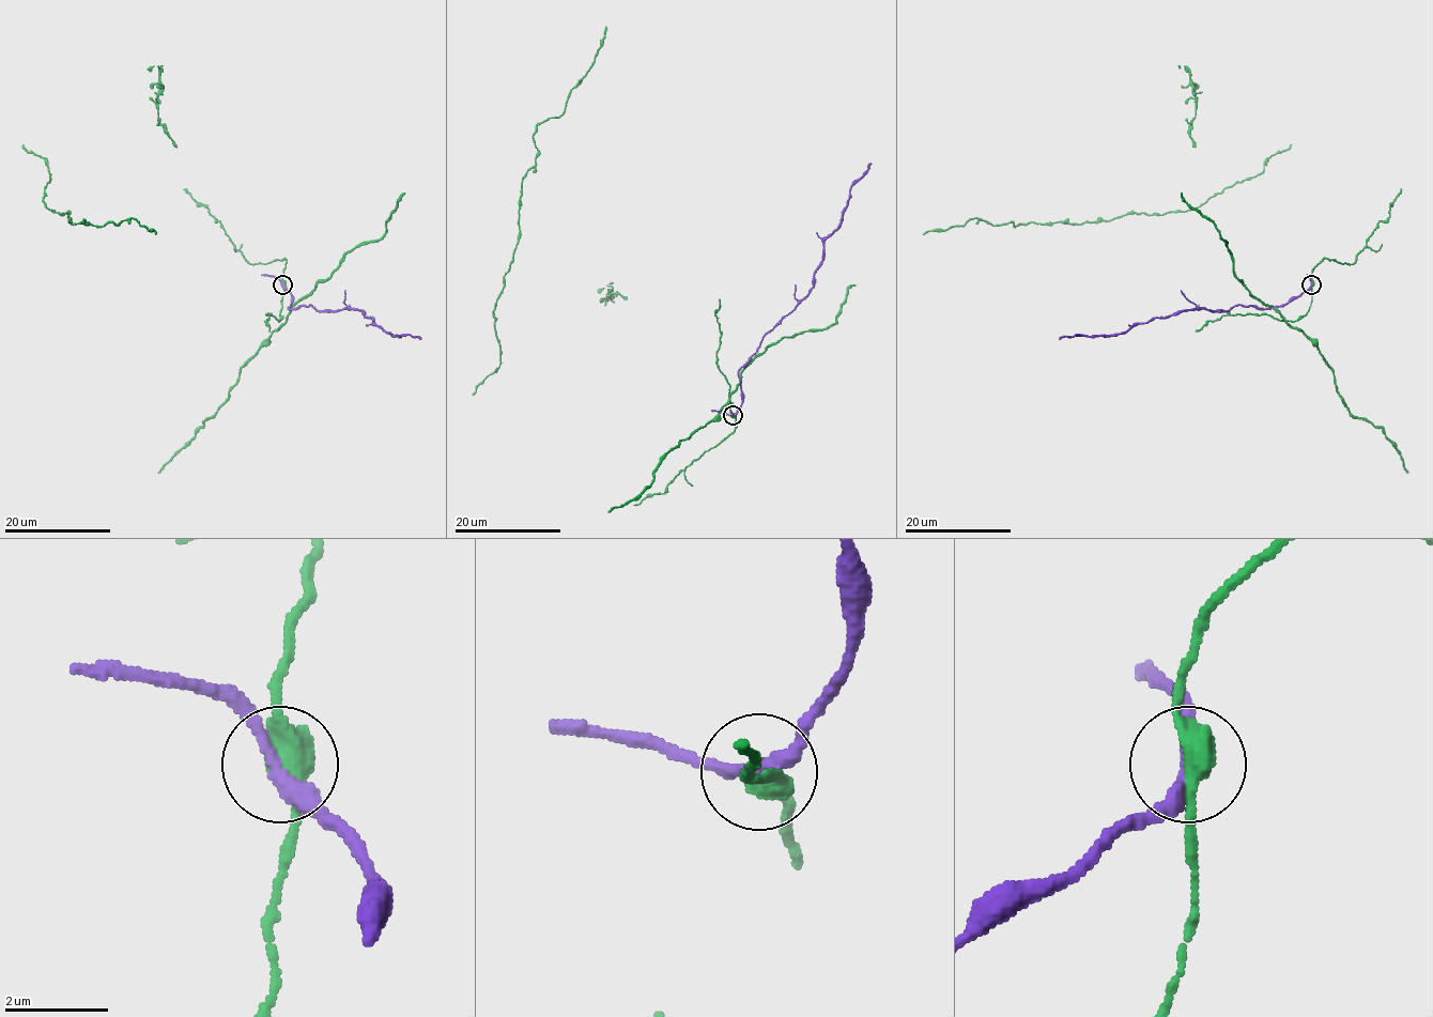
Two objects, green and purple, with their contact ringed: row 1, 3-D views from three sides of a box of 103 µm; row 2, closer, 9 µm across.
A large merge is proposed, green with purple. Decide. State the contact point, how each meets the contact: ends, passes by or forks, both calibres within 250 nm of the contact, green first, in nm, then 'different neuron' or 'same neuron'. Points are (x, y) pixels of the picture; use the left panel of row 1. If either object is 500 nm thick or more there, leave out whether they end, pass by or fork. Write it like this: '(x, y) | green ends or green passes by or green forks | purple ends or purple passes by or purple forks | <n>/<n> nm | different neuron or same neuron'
(282, 284) | green passes by | purple passes by | 440/280 nm | different neuron

